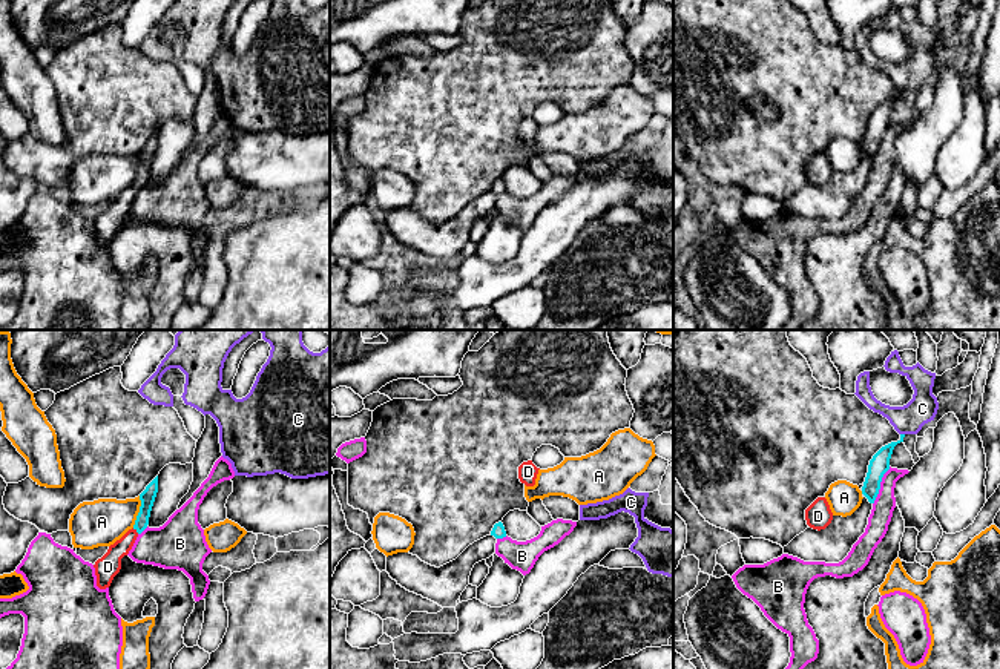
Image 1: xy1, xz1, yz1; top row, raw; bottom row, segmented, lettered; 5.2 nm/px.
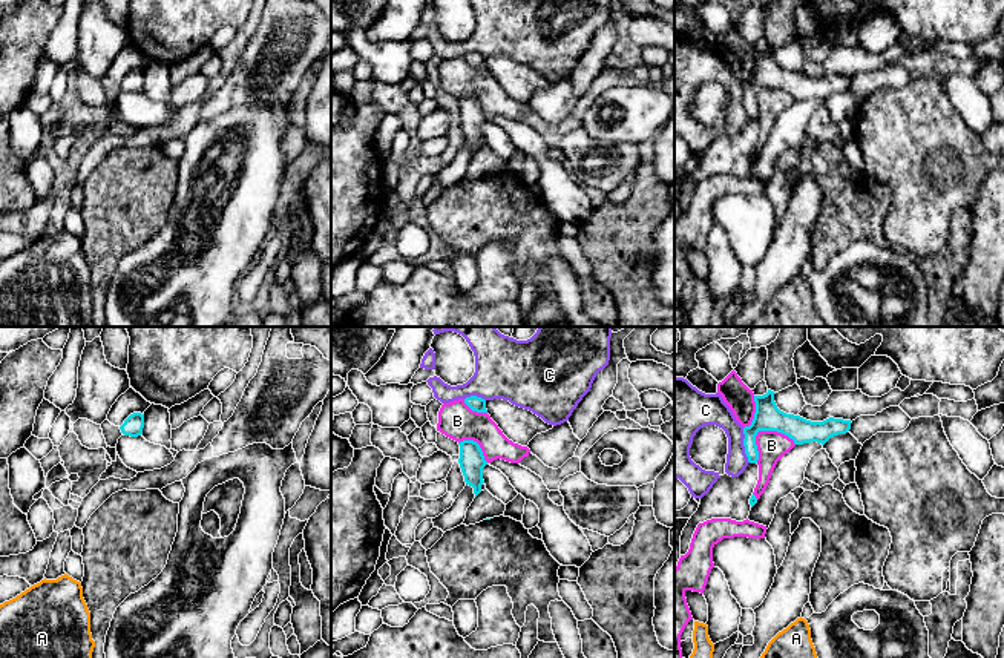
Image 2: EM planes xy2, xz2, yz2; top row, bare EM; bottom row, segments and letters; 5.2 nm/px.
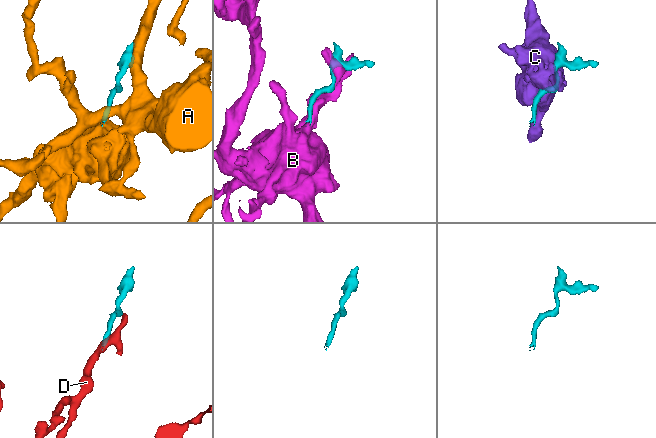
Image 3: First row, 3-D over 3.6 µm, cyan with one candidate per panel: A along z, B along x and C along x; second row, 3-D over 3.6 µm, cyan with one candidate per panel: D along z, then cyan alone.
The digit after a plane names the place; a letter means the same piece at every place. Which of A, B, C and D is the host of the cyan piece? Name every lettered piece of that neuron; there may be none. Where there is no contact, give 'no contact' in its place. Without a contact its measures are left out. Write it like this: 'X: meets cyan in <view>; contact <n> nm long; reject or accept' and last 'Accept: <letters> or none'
A: meets cyan in xy1; contact 170 nm long; reject
B: meets cyan in yz2; contact 240 nm long; reject
C: meets cyan in yz2; contact 190 nm long; reject
D: meets cyan in xy1; contact 50 nm long; accept
Accept: D

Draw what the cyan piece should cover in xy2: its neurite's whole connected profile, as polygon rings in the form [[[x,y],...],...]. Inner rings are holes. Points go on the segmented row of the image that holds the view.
[[[133,413],[130,414],[124,423],[120,426],[121,433],[124,436],[130,436],[130,437],[138,437],[143,434],[143,428],[144,428],[144,414],[141,413]]]

